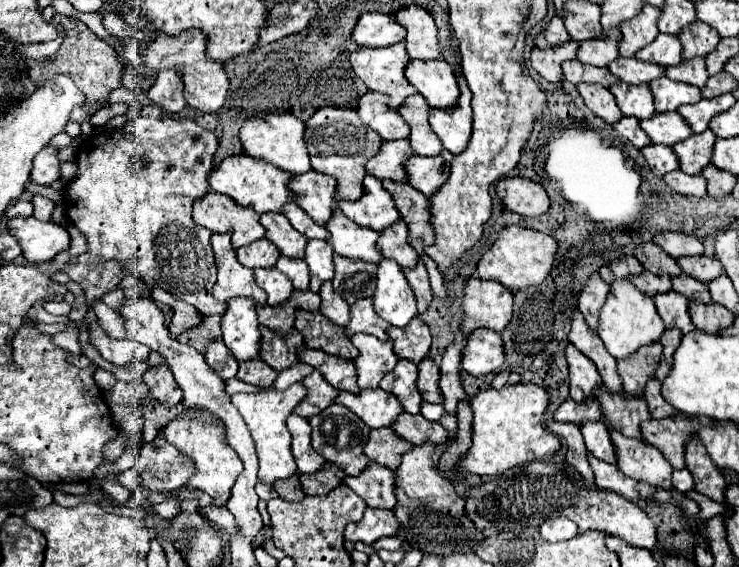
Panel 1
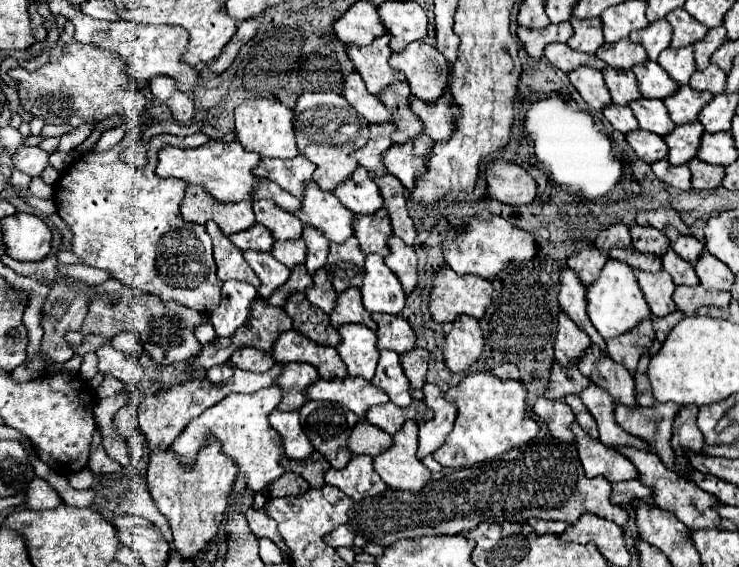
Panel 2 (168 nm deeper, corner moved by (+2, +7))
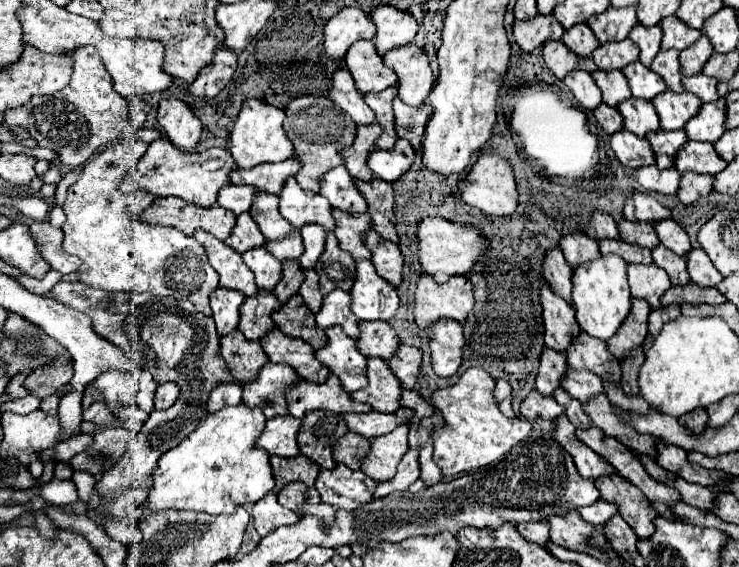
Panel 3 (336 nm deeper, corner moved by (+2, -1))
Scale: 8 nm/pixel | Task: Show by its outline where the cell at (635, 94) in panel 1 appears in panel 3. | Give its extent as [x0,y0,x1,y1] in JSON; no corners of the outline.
[591,71,631,107]

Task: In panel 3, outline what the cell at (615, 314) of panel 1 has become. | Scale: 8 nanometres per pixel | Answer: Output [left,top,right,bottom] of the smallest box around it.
[573,255,631,341]

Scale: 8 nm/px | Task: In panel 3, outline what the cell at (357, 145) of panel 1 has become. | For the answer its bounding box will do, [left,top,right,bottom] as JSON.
[285,95,357,193]

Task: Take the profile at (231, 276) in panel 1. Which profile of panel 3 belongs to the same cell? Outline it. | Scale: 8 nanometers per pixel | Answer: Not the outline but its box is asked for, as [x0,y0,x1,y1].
[193,229,257,297]

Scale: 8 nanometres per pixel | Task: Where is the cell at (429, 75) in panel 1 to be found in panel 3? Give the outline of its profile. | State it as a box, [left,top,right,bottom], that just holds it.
[383,43,435,107]

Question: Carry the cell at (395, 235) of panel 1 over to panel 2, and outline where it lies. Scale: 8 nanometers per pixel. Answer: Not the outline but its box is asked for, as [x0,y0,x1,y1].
[353,209,391,257]

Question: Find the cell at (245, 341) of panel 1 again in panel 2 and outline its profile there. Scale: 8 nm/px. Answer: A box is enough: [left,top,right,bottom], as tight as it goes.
[209,281,257,337]

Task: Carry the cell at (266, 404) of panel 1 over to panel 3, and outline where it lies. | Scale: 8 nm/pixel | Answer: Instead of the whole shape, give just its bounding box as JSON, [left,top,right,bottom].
[147,403,275,515]

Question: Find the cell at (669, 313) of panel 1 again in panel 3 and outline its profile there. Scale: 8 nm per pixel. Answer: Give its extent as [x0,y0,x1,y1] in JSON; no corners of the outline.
[627,265,671,309]

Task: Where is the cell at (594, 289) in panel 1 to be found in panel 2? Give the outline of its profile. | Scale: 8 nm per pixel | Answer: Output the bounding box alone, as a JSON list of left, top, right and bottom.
[567,245,609,285]

